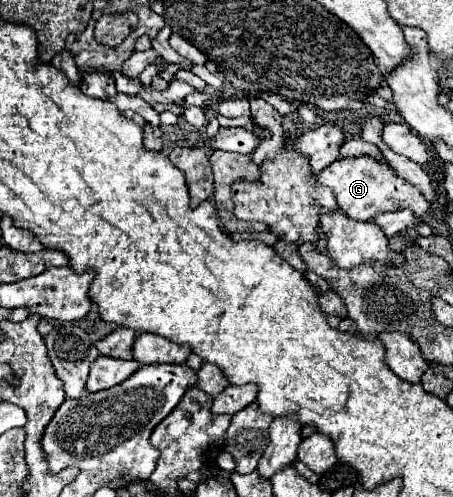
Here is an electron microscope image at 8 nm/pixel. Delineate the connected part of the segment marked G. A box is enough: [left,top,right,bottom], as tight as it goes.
[317,155,429,221]

